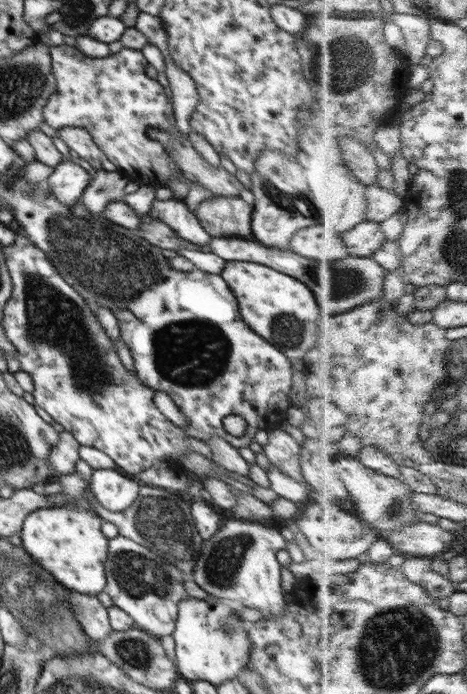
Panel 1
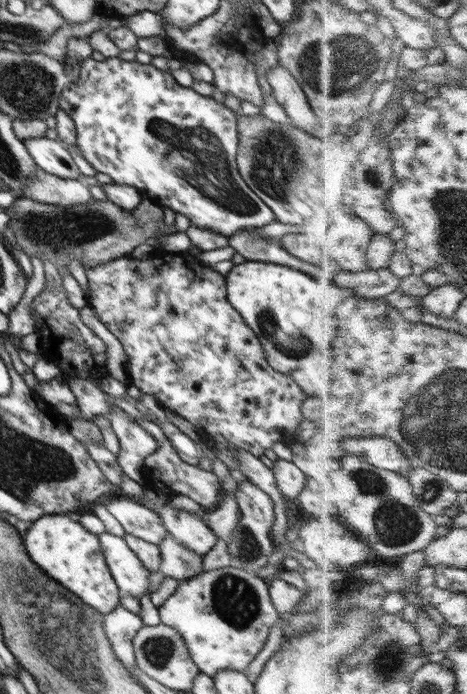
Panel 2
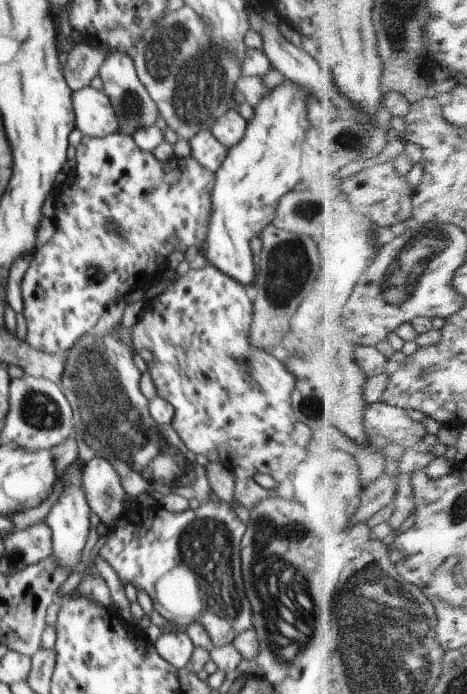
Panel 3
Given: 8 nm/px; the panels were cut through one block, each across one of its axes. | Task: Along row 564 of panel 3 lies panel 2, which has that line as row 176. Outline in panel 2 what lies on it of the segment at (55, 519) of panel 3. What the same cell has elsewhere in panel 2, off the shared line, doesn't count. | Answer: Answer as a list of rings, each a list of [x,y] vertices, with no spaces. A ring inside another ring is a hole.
[[[40,137],[23,144],[38,167],[62,178],[81,178],[81,172],[66,146],[58,140]]]

